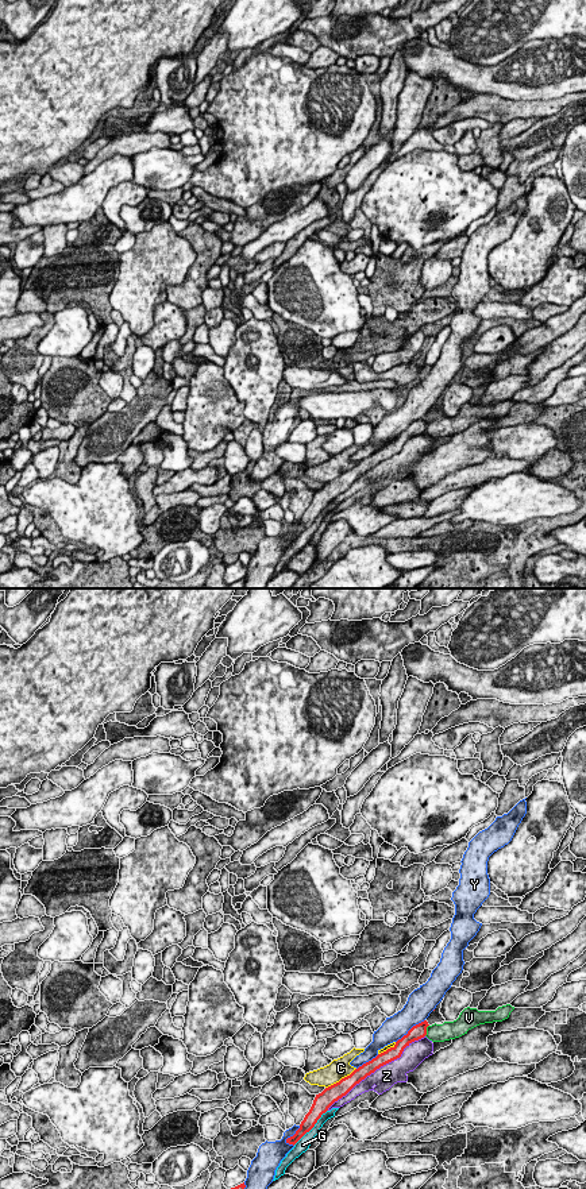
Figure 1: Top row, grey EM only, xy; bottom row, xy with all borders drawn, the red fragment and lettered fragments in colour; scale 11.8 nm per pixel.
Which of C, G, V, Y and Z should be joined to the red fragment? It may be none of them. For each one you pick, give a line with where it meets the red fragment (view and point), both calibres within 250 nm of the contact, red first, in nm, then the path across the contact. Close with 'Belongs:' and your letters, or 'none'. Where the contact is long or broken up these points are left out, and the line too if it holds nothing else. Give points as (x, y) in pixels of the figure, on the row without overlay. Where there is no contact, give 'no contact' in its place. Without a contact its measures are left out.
Belongs: none

